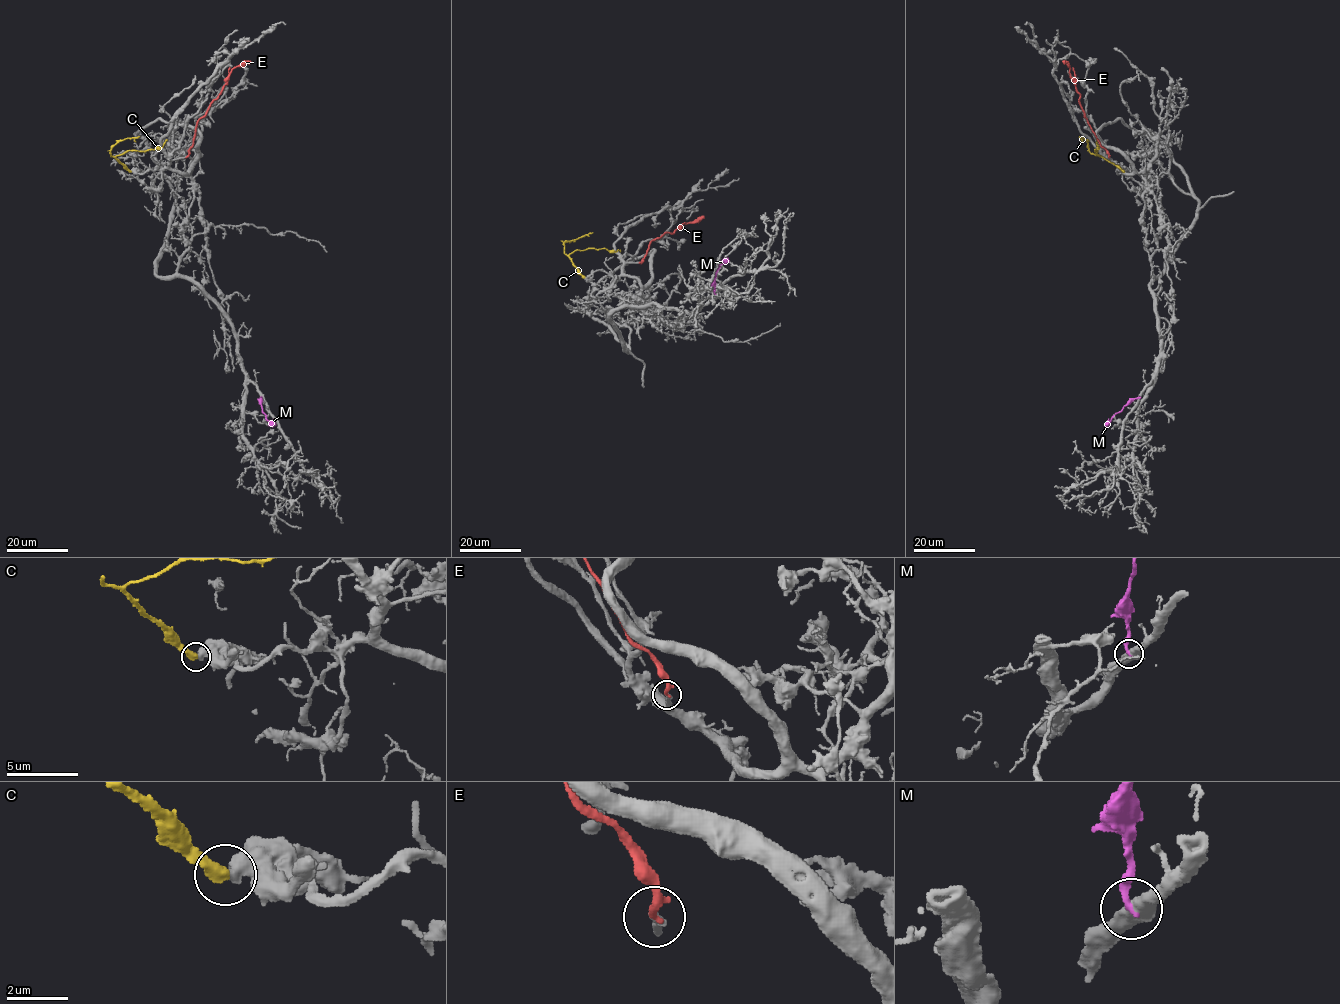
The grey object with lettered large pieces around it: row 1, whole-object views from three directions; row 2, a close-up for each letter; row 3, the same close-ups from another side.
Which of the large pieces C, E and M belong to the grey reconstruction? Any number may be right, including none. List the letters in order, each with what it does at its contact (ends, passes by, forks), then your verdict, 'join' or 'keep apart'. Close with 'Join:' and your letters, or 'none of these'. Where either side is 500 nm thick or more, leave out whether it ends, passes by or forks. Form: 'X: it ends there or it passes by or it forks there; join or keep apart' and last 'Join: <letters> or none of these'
C: keep apart
E: it ends there; join
M: it ends there; keep apart
Join: E

